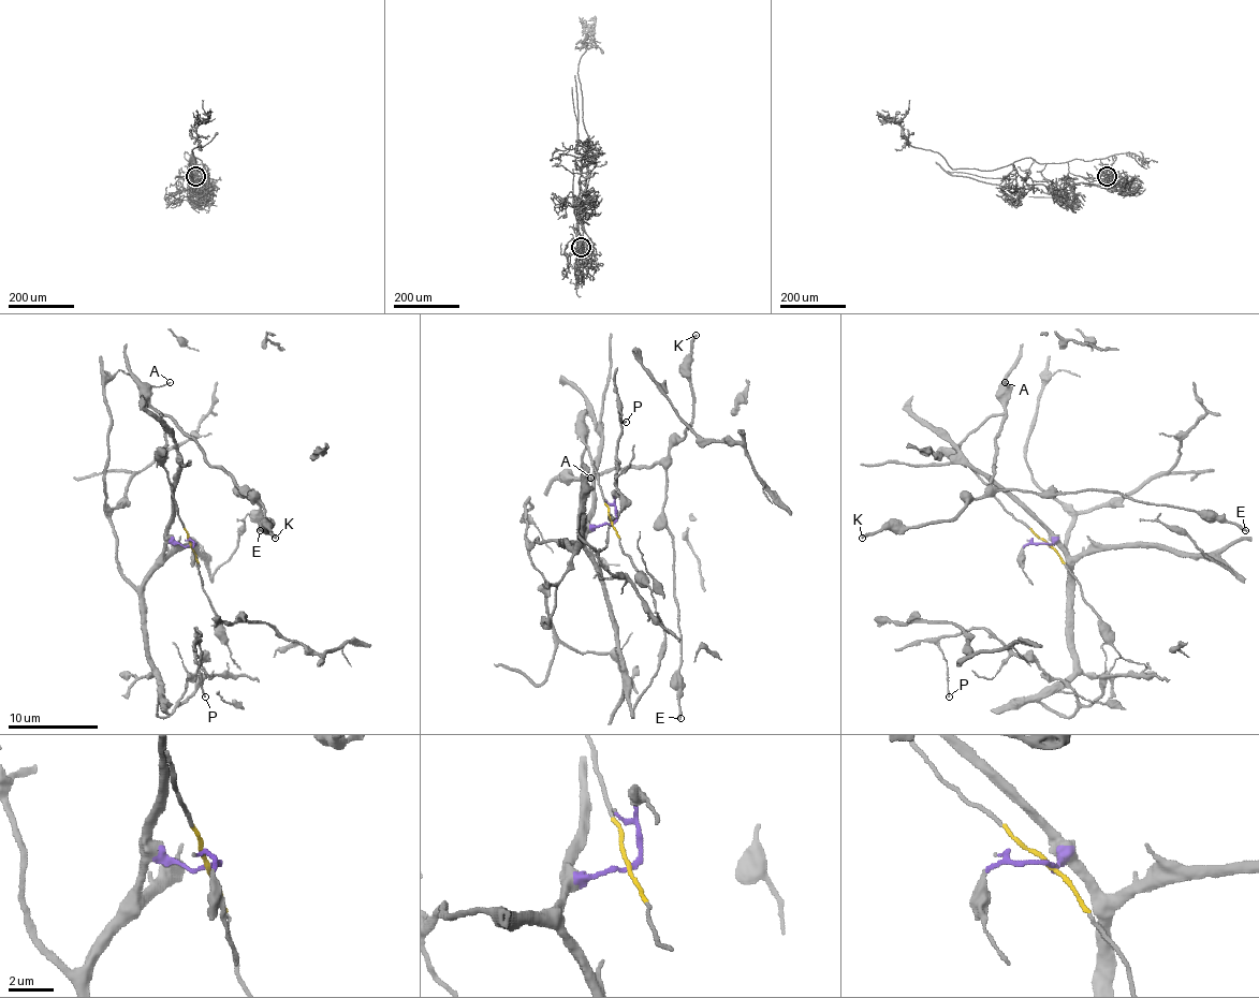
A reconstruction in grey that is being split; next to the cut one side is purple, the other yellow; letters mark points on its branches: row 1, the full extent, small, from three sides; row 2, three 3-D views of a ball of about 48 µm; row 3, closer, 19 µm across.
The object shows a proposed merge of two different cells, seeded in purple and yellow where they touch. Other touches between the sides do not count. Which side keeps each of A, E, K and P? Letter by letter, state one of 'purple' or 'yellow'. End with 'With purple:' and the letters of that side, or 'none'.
A: yellow
E: yellow
K: yellow
P: purple
With purple: P

